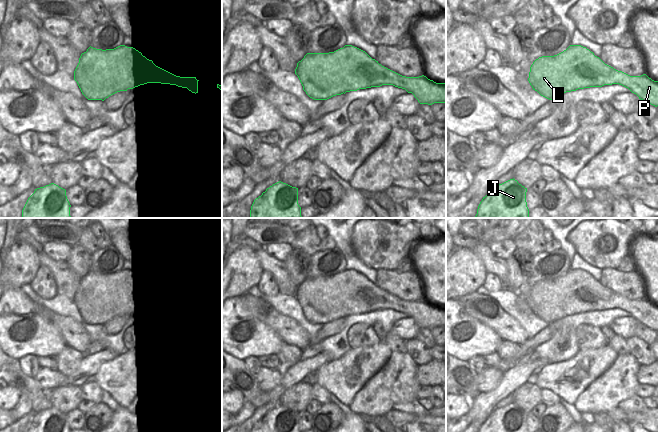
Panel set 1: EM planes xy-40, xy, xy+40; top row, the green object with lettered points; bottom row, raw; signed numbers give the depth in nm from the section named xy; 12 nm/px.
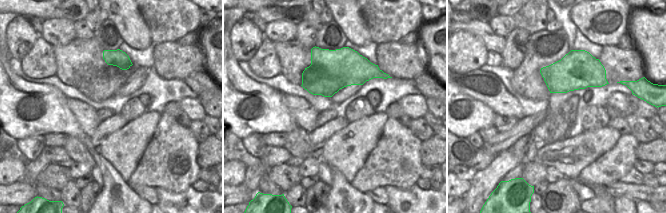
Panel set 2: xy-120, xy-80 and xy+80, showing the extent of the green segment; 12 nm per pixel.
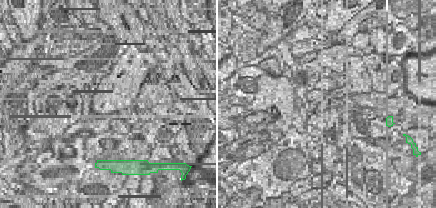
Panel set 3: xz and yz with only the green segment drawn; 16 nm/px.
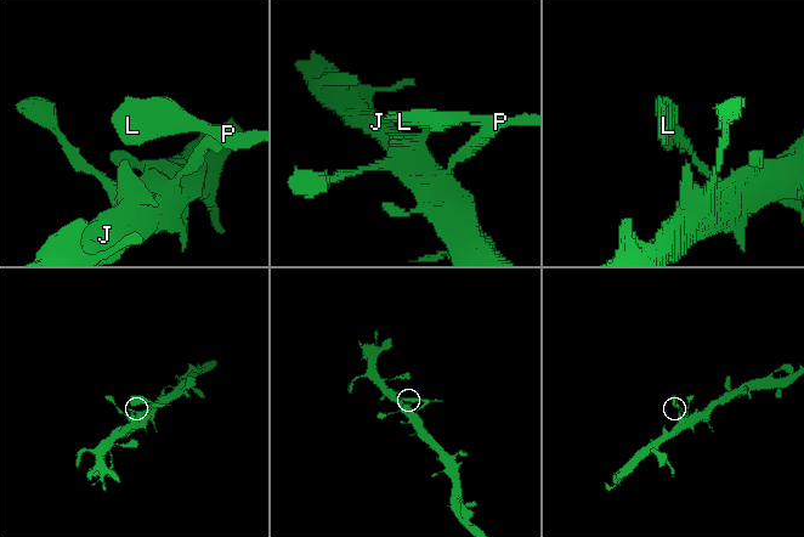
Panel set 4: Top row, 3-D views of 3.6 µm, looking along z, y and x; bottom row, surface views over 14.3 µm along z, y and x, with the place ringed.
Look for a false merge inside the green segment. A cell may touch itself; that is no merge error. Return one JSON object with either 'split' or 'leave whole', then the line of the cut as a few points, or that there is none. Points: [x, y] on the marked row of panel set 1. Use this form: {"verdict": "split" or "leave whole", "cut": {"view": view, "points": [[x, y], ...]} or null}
{"verdict": "leave whole", "cut": null}

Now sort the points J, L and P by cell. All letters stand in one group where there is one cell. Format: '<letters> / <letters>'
J L P

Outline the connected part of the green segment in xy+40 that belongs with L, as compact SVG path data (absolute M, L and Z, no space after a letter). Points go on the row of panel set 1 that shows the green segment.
M570 45L557 55L536 59L528 81L533 90L549 100L578 89L619 84L639 99L658 106L658 81L646 74L630 76L618 71L581 45Z

